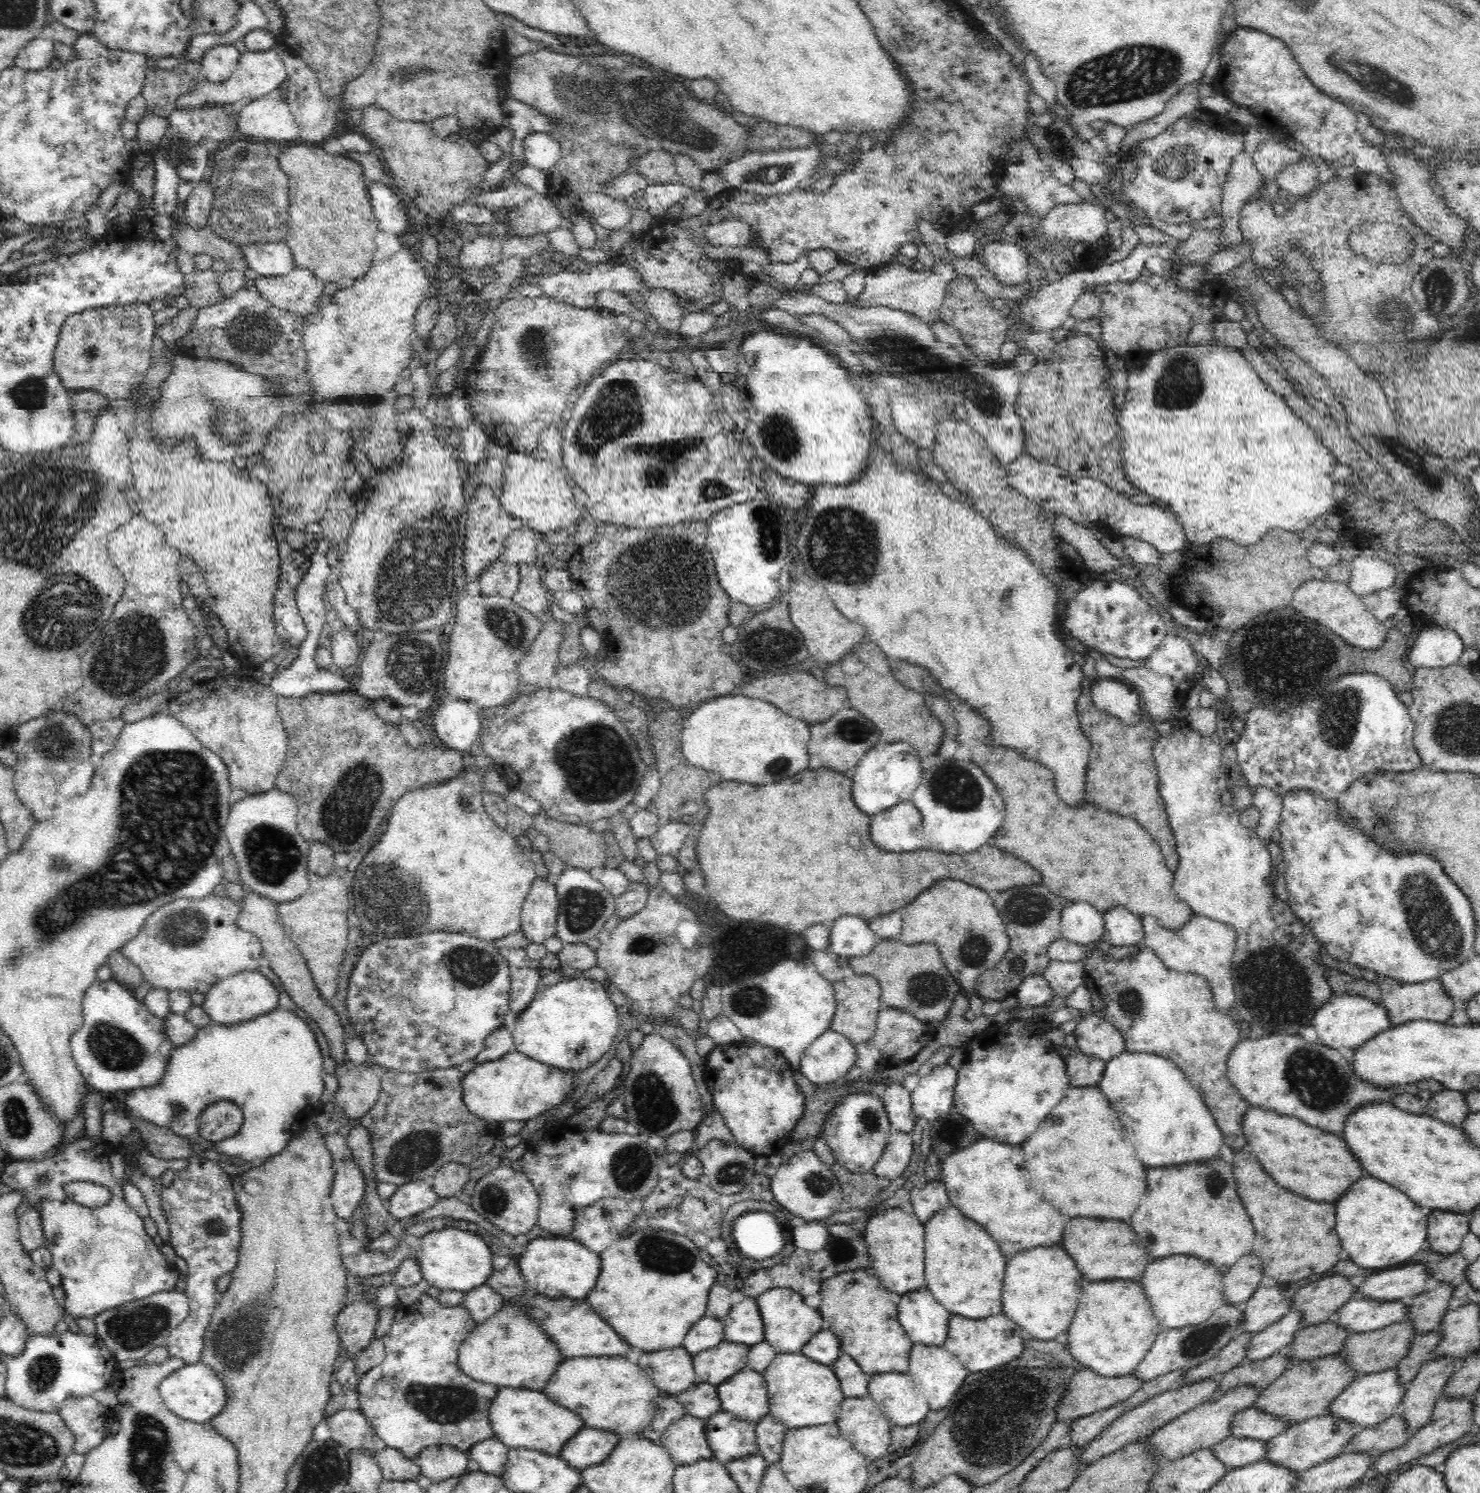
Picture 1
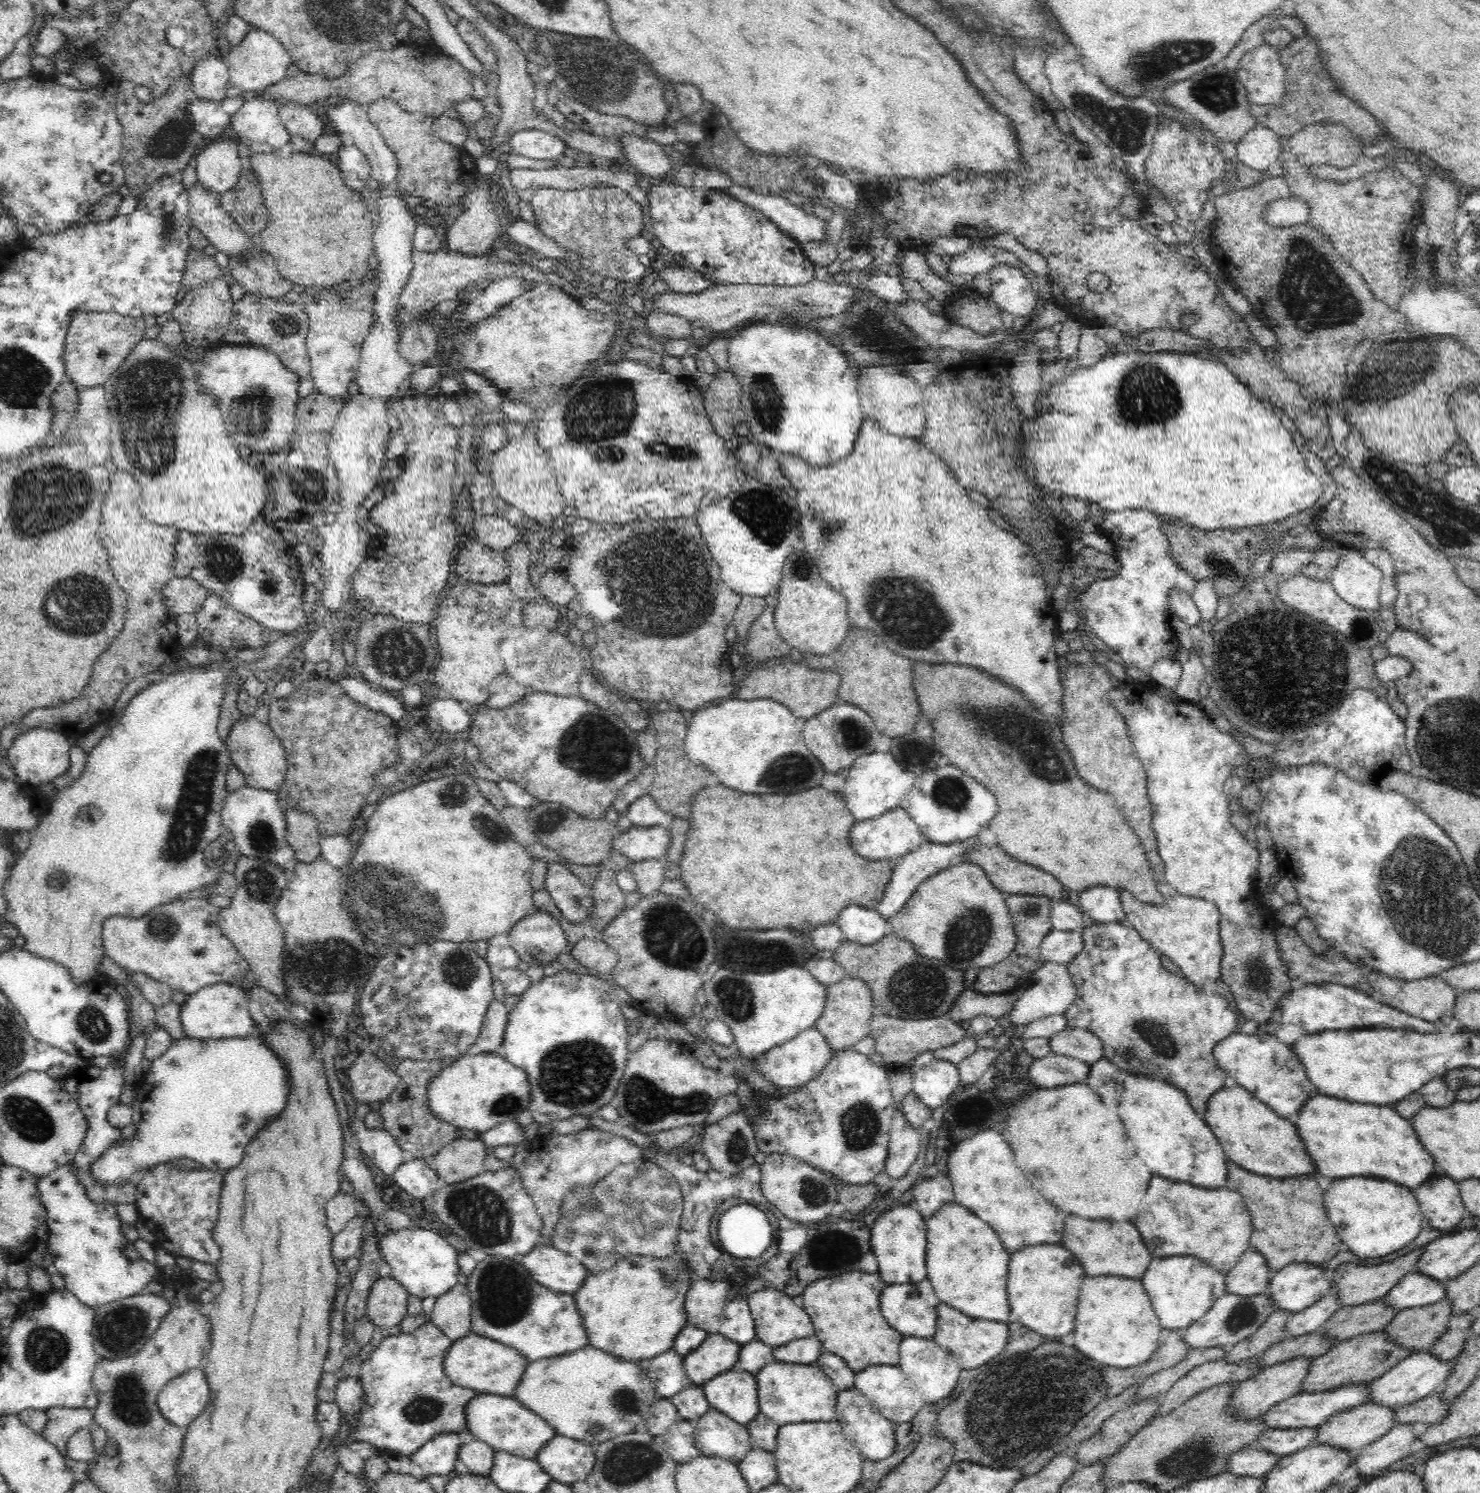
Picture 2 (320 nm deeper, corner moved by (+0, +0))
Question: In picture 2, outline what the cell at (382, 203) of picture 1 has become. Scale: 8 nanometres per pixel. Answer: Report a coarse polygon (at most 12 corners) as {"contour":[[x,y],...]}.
{"contour":[[352,145],[337,150],[346,184],[362,190],[371,177],[366,155]]}

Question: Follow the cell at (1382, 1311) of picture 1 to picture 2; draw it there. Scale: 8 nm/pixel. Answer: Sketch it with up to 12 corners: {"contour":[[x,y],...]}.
{"contour":[[1409,1272],[1386,1296],[1390,1307],[1426,1306],[1446,1298],[1445,1283]]}

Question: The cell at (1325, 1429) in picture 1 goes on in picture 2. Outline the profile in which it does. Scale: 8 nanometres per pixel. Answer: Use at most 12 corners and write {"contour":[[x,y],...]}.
{"contour":[[1368,1401],[1328,1418],[1310,1444],[1355,1458],[1395,1426],[1393,1408]]}

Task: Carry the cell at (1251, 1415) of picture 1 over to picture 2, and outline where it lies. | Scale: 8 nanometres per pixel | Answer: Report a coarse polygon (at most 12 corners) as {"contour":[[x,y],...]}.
{"contour":[[1369,1384],[1301,1392],[1265,1412],[1270,1429],[1316,1428],[1368,1402]]}

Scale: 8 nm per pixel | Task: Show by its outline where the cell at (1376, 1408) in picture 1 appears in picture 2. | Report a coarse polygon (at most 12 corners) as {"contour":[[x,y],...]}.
{"contour":[[1413,1353],[1369,1384],[1396,1409],[1444,1386],[1454,1362]]}

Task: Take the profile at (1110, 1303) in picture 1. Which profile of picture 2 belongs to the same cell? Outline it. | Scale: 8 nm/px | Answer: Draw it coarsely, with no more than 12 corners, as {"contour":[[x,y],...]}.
{"contour":[[1084,1280],[1079,1352],[1106,1367],[1154,1355],[1163,1329],[1140,1280]]}

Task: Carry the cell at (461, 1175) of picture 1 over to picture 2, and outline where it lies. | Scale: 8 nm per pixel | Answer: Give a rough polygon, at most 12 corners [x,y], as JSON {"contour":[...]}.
{"contour":[[454,1139],[432,1167],[446,1184],[484,1171],[482,1139]]}

